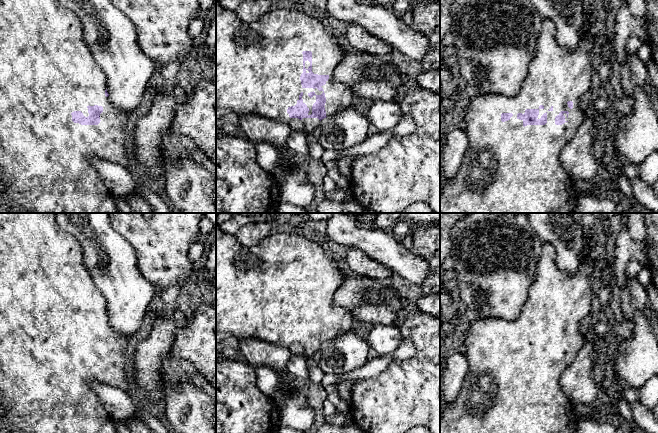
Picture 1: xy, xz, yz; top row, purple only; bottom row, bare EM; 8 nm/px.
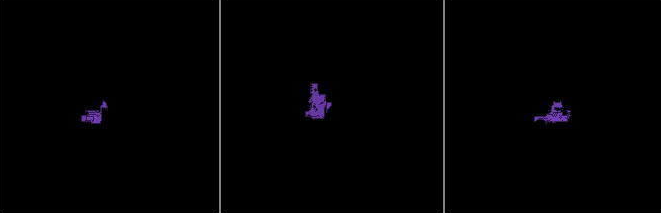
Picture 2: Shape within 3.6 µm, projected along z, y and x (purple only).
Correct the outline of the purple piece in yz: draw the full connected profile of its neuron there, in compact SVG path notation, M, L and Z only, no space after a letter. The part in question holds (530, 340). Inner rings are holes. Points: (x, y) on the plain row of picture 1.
M592 232L585 236L577 272L570 275L557 267L553 245L543 243L529 296L519 317L514 321L472 317L462 341L469 370L458 399L447 404L443 410L440 433L576 433L579 417L561 389L559 380L584 343L579 326L591 311L595 267L591 246Z

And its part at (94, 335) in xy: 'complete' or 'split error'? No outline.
split error

